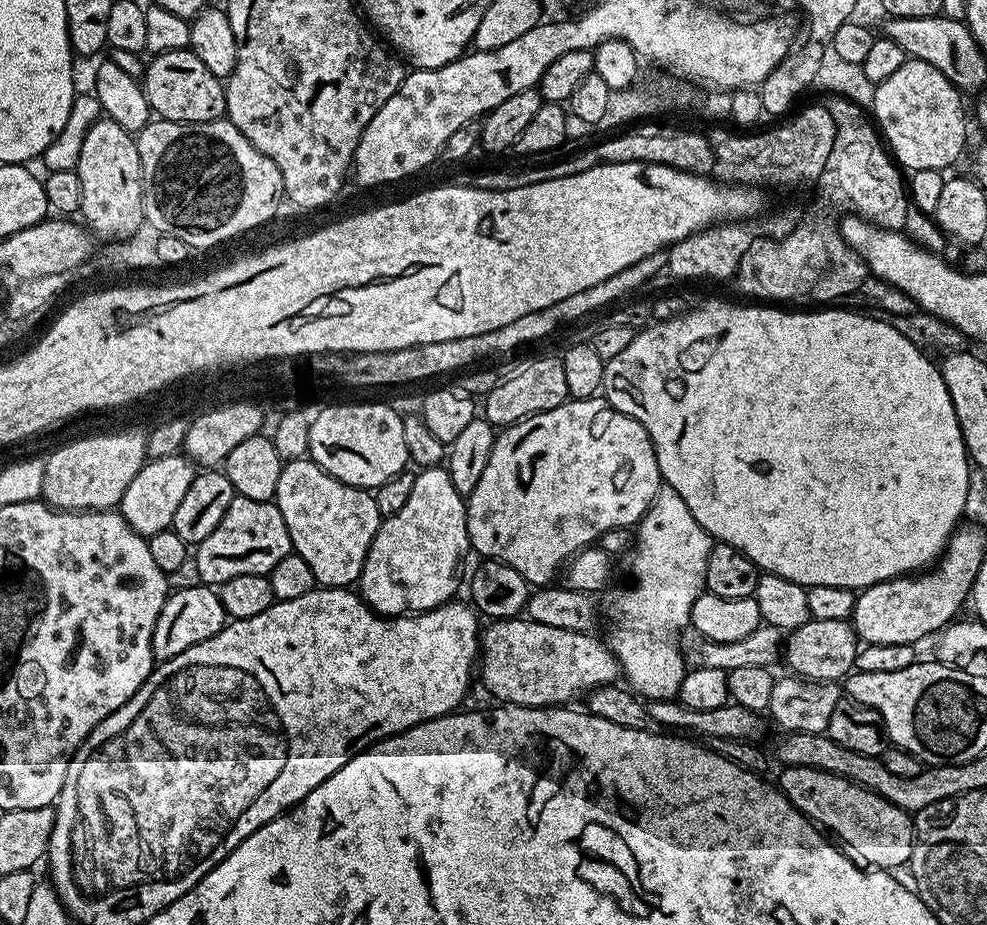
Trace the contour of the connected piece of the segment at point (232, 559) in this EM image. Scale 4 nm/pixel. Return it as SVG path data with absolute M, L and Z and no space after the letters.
M233 495L222 522L214 526L214 534L195 545L194 564L196 560L196 572L201 576L197 577L205 585L221 586L243 575L267 577L291 552L290 534L275 502Z

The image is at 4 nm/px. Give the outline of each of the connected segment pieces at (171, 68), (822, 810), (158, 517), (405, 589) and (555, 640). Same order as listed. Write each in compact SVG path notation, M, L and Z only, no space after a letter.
M188 48L170 50L151 57L142 77L148 105L159 119L183 124L201 124L219 120L225 115L224 90L221 77L210 74L206 66Z
M784 768L781 773L778 787L785 798L813 824L827 830L845 849L855 853L865 865L872 864L868 866L876 870L896 870L892 868L903 869L909 863L914 820L909 813L894 806L894 802L886 802L886 798L855 784L853 780L822 770Z
M183 454L148 460L144 467L138 470L134 482L126 486L126 494L122 494L118 505L120 515L139 536L145 538L169 531L172 527L174 510L178 510L186 490L190 490L193 475L194 465Z
M447 467L419 469L414 478L414 490L410 490L410 498L404 503L402 510L398 510L398 514L393 516L383 517L370 542L358 581L360 599L372 611L386 617L411 616L449 603L455 597L452 595L456 592L456 571L460 568L460 559L470 552L467 517L465 497L454 490L454 482Z
M527 618L492 620L488 625L480 638L478 680L496 699L493 701L501 705L568 706L575 696L583 697L591 688L613 683L621 675L620 665L607 643L603 639L595 640L595 635L542 626L542 622Z

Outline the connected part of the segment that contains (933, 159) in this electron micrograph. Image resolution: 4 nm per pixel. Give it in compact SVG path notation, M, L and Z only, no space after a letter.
M911 58L905 59L902 66L898 66L898 70L894 70L894 74L890 74L890 78L886 78L881 84L875 85L872 96L872 110L871 115L874 117L875 127L878 129L879 134L886 141L887 147L890 149L891 155L894 157L895 163L901 169L911 170L917 172L918 170L934 170L935 168L941 170L948 170L948 167L959 158L964 150L964 143L968 140L968 124L964 121L964 104L960 101L962 97L961 89L956 85L951 84L946 78L946 74L942 74L942 70L938 70L934 66L930 66L930 62L922 62L921 60L913 60Z

